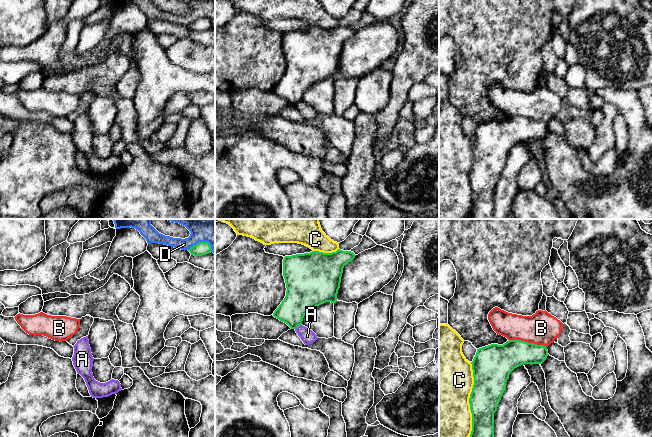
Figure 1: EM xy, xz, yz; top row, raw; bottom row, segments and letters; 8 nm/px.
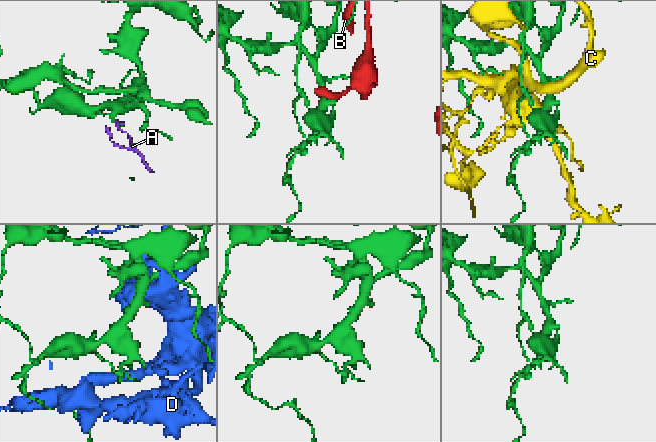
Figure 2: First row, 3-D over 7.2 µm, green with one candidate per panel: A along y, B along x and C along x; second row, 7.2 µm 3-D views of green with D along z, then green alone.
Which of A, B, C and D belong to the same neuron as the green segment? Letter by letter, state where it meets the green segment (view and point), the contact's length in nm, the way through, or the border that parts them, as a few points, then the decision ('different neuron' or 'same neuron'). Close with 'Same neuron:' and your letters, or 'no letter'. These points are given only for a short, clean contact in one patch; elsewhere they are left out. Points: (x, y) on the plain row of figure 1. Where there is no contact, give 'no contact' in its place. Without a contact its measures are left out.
A: contact xz (298, 101); length 70 nm; border xz (301, 100), (295, 105); different neuron
B: contact yz (527, 118); length 320 nm; different neuron
C: contact yz (469, 175); length 600 nm; different neuron
D: contact xy (201, 18); length 200 nm; different neuron
Same neuron: no letter

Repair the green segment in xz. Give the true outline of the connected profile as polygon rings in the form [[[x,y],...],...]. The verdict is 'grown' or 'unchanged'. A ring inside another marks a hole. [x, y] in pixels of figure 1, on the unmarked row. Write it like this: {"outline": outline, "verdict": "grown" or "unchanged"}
{"outline": [[[351,27],[310,29],[285,32],[283,52],[286,72],[273,92],[291,105],[302,101],[304,92],[326,78],[335,79],[343,44],[355,34]]], "verdict": "unchanged"}

